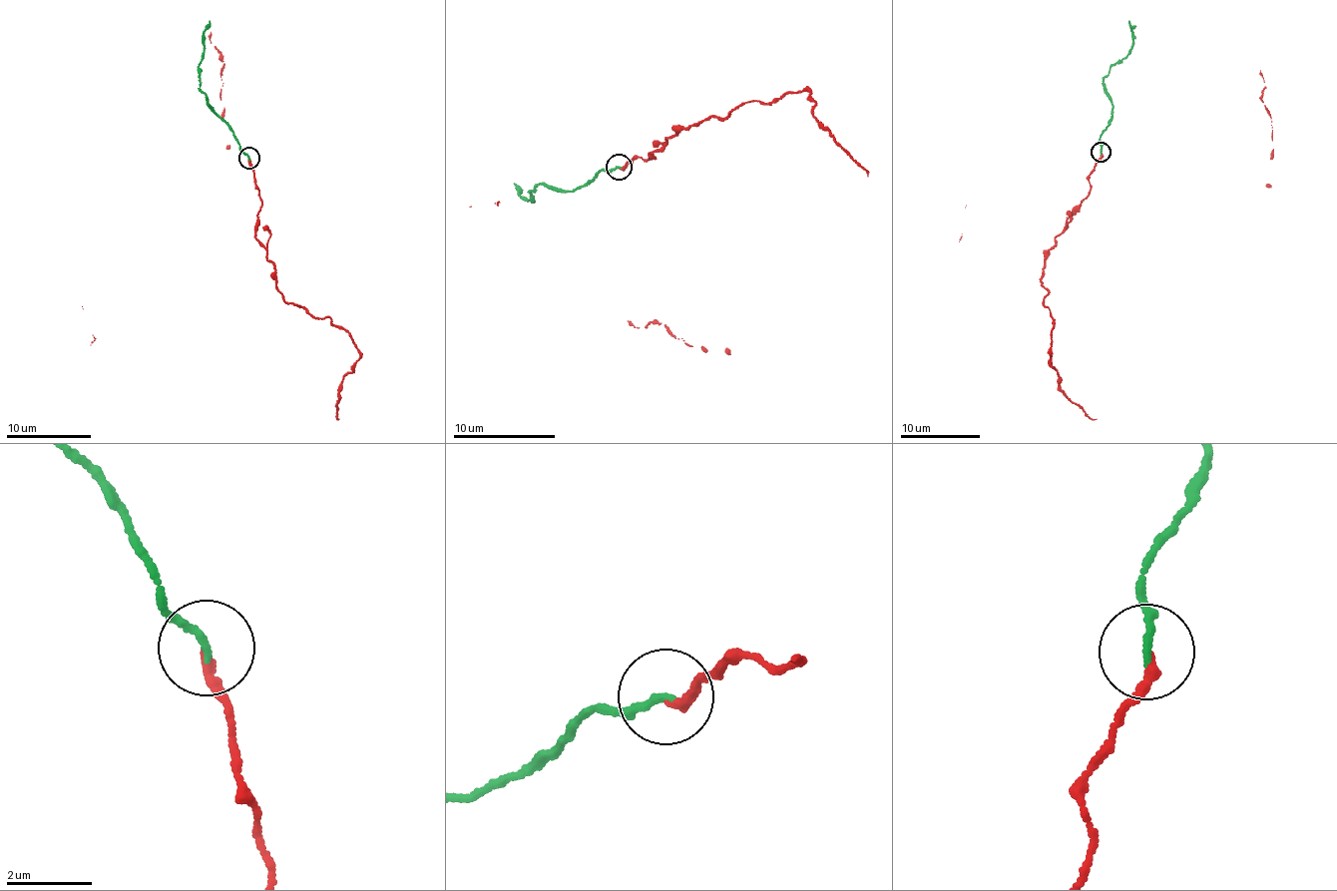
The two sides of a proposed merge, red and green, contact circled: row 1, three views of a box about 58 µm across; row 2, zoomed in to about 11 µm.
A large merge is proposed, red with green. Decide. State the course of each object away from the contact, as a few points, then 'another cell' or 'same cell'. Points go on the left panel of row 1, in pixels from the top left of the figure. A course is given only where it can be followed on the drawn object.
course red (248, 159), (261, 205), (255, 237), (275, 288), (288, 304), (327, 316), (358, 350), (336, 418); course green (248, 159), (229, 125), (215, 112), (198, 78), (203, 33), (210, 20); same cell

